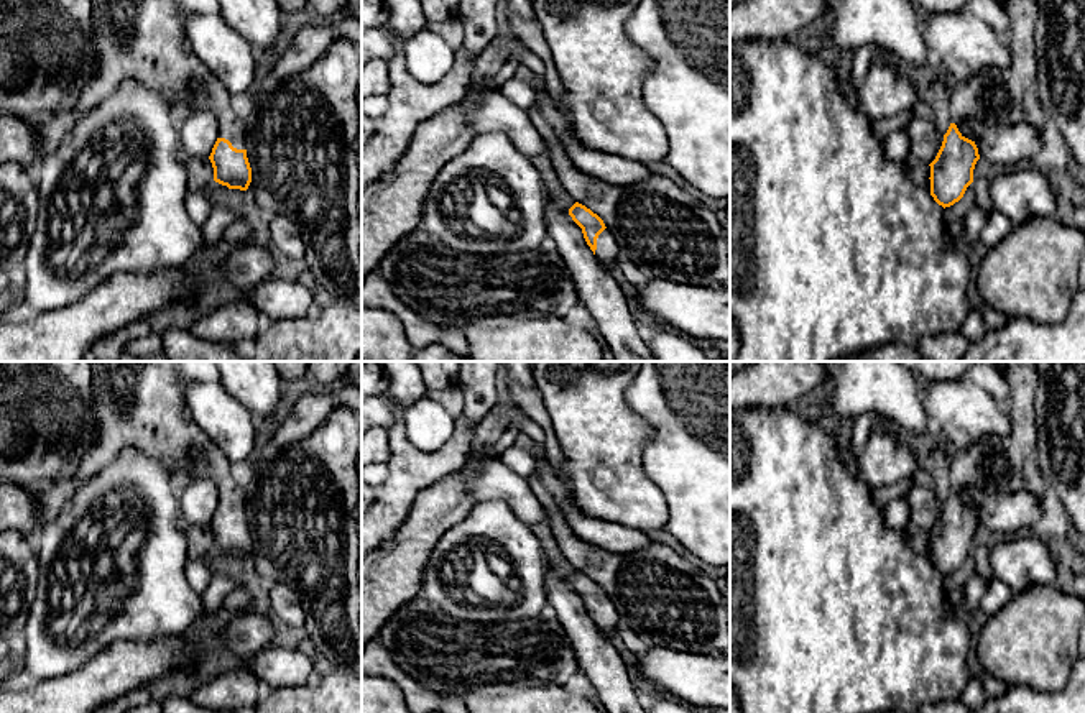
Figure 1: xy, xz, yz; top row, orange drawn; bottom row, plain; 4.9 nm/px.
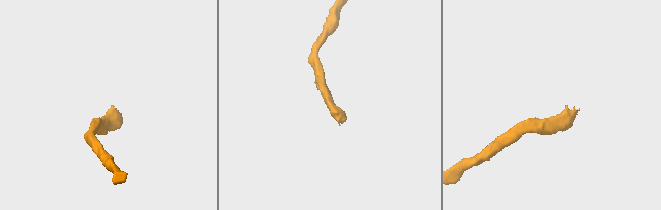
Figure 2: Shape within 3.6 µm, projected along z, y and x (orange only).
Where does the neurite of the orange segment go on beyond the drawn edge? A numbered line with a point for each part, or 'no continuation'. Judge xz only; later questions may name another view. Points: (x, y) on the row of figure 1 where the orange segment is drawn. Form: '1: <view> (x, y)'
1: xz (607, 250)

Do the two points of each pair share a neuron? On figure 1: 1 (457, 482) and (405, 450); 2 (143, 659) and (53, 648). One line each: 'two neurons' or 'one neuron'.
1: two neurons
2: two neurons

